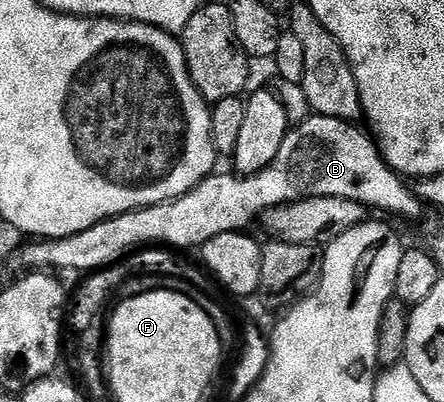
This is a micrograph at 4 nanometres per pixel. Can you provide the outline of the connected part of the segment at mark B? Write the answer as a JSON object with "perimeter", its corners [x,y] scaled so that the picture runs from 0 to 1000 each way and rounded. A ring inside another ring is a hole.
{"perimeter":[[[714,286],[691,289],[644,323],[640,356],[631,356],[631,376],[622,376],[622,396],[604,405],[581,430],[529,435],[525,428],[484,428],[462,440],[432,475],[417,480],[392,500],[372,500],[342,515],[309,520],[295,530],[273,530],[241,550],[198,565],[198,575],[180,575],[160,590],[128,595],[77,595],[59,622],[52,617],[50,649],[70,672],[131,674],[122,669],[169,669],[176,684],[200,684],[243,659],[264,659],[286,634],[318,622],[322,614],[381,614],[385,622],[437,619],[453,622],[468,595],[486,595],[486,585],[505,585],[529,575],[554,575],[563,557],[579,552],[601,520],[624,510],[646,510],[651,500],[673,500],[687,490],[764,490],[793,495],[824,512],[827,522],[854,520],[860,530],[881,530],[887,540],[941,540],[955,520],[955,505],[941,493],[939,478],[923,470],[912,448],[890,430],[858,381],[831,328],[806,323],[804,308],[745,291]]]}

